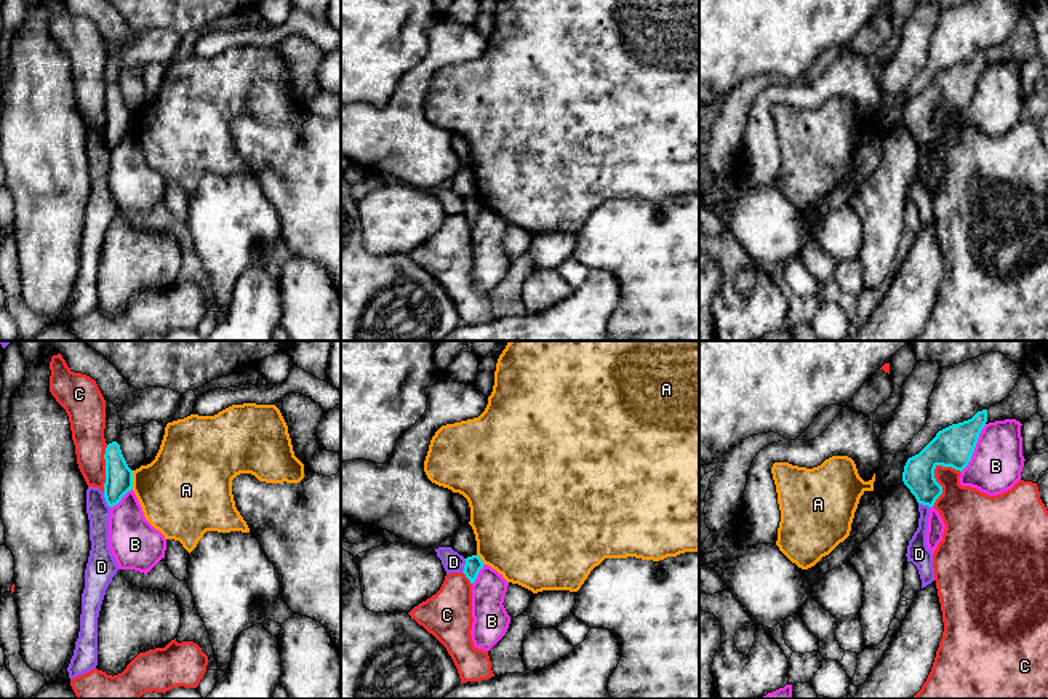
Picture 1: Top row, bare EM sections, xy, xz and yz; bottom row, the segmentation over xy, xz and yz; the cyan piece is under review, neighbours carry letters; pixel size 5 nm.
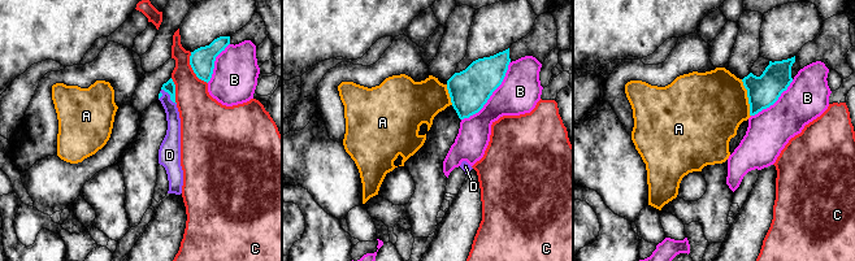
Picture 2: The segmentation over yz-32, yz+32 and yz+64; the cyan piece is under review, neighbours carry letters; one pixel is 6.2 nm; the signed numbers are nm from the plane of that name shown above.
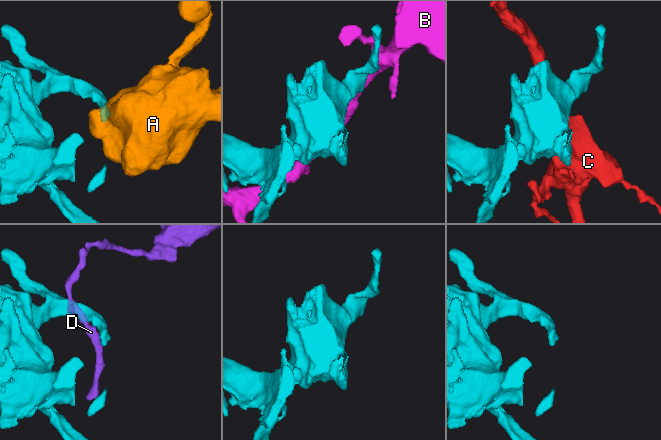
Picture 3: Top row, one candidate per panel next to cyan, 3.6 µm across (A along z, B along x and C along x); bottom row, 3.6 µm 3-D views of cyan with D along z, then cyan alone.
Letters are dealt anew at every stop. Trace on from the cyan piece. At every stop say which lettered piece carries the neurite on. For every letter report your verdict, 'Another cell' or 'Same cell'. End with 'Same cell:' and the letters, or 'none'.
A: Another cell
B: Another cell
C: Another cell
D: Another cell
Same cell: none

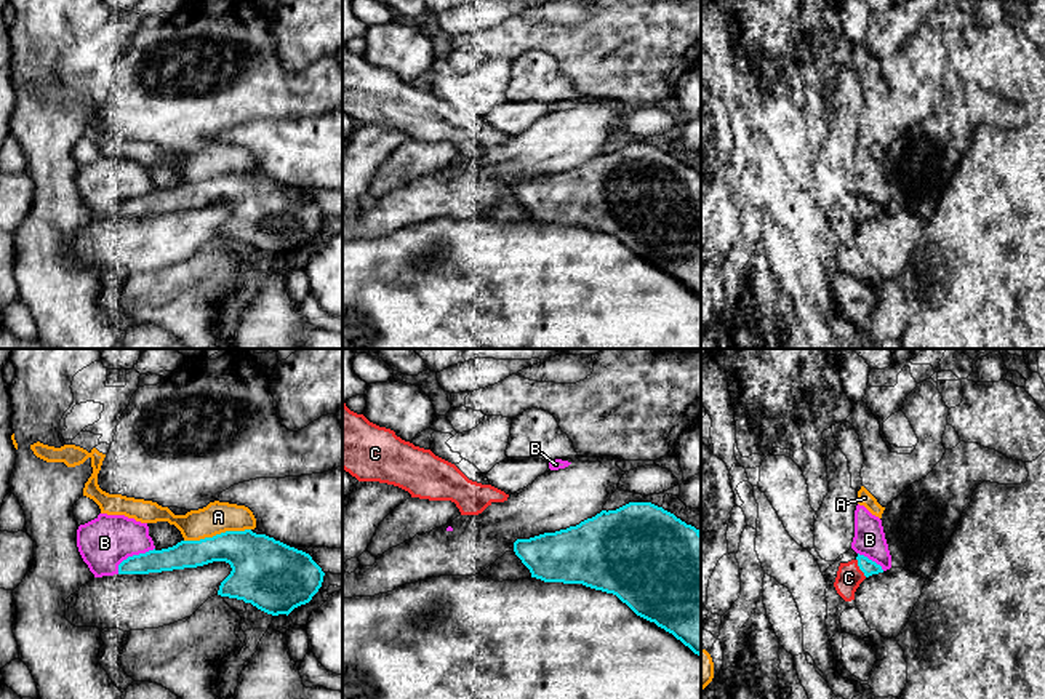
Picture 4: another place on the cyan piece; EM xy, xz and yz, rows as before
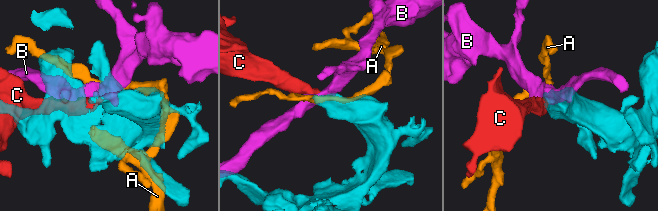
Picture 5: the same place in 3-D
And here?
A: Another cell
B: Another cell
C: Same cell
Same cell: C

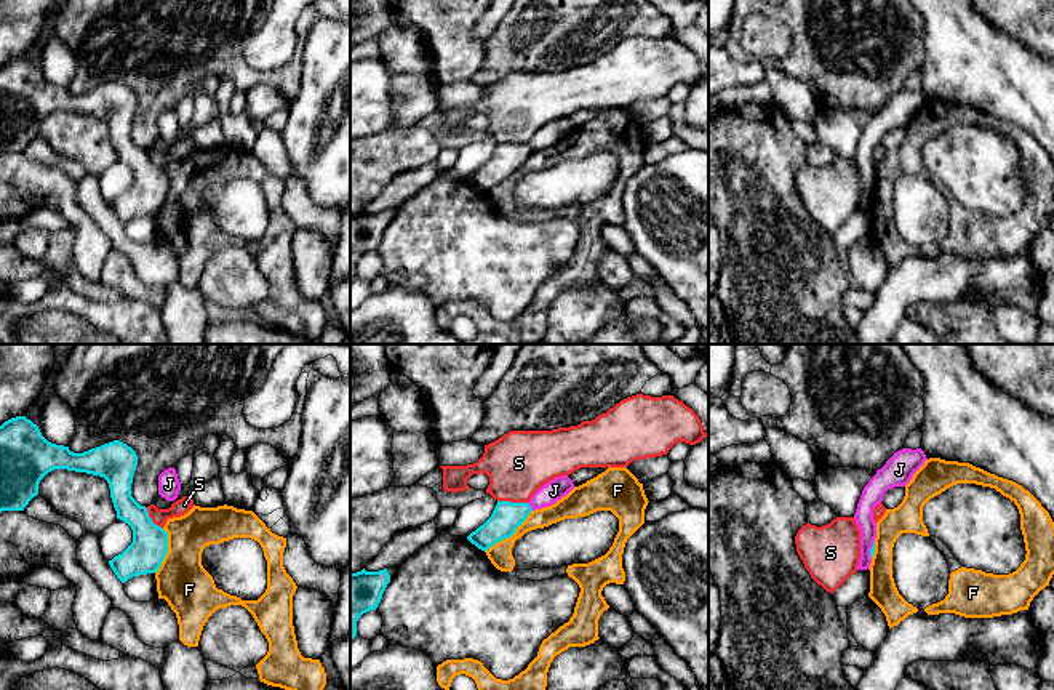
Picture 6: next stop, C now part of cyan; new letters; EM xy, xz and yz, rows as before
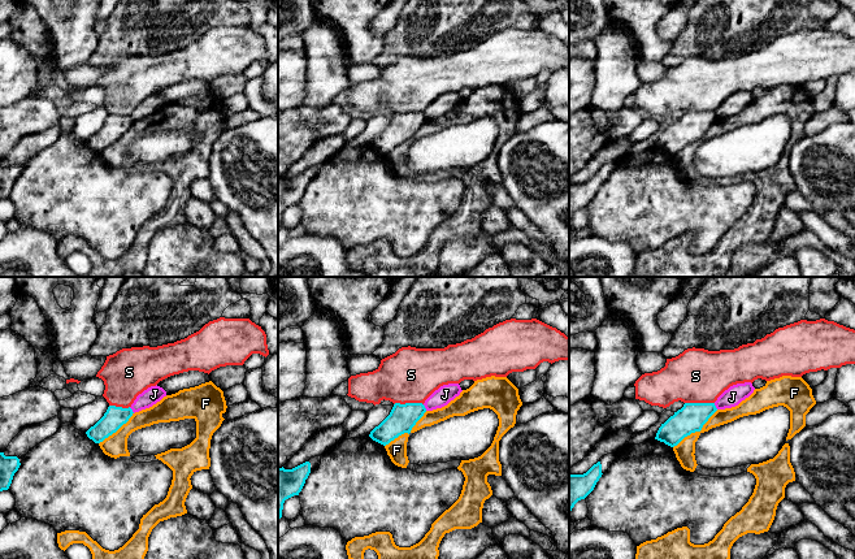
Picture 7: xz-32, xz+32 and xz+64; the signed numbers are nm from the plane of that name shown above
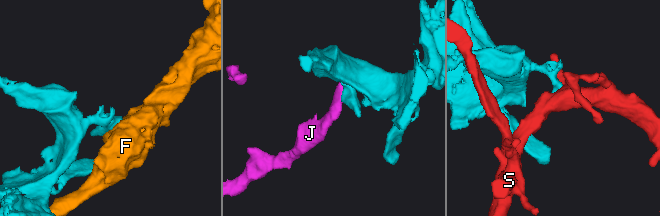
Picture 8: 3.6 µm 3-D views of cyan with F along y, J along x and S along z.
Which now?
F: Another cell
J: Another cell
S: Another cell
Same cell: none

